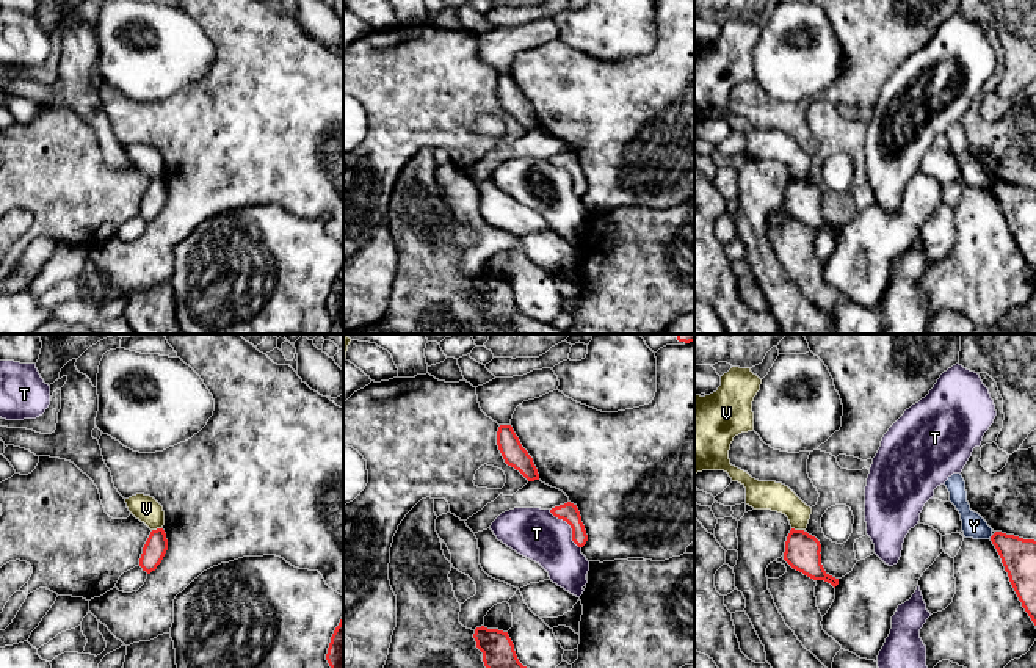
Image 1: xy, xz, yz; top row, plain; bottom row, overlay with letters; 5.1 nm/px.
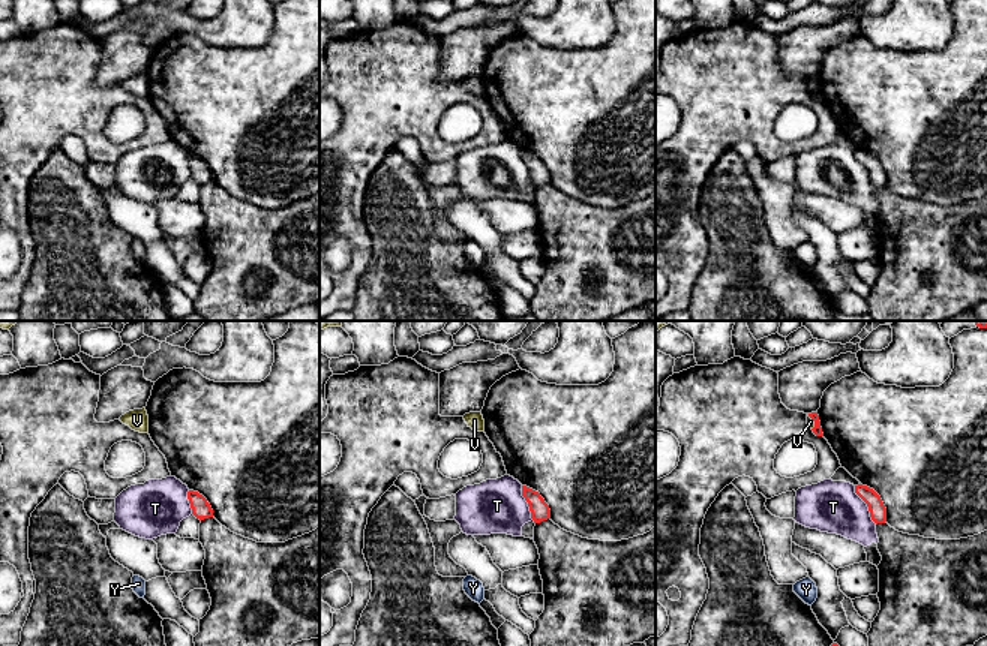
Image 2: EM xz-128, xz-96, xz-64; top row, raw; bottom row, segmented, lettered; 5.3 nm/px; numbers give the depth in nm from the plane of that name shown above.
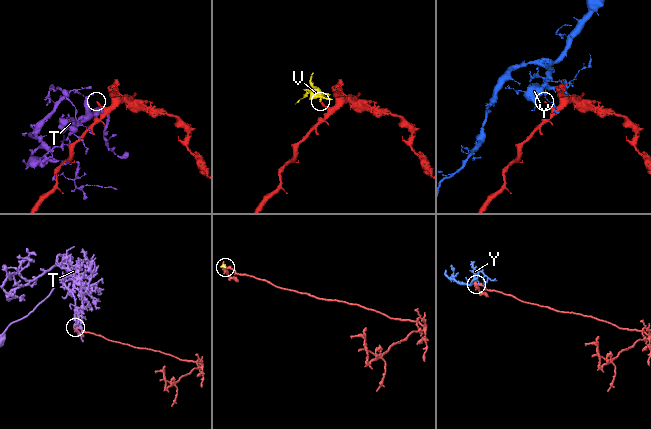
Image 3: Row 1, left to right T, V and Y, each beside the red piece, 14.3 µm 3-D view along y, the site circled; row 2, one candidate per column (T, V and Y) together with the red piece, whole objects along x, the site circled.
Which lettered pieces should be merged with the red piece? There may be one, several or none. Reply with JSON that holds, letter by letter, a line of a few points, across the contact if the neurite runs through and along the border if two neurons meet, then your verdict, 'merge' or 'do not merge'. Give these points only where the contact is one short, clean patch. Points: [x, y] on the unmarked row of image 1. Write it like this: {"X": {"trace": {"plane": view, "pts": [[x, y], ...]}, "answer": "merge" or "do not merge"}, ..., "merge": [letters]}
{"T": {"answer": "do not merge"}, "V": {"trace": {"plane": "yz", "pts": [[792, 176], [803, 179]]}, "answer": "do not merge"}, "Y": {"trace": {"plane": "yz", "pts": [[992, 184], [989, 187]]}, "answer": "do not merge"}, "merge": []}

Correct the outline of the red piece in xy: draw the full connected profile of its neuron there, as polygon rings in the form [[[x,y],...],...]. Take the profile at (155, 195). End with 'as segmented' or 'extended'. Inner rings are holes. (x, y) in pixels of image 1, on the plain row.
[[[163,177],[152,179],[139,207],[139,215],[143,220],[150,223],[157,218],[157,215],[161,212],[165,202],[168,199],[168,188]]]; as segmented

